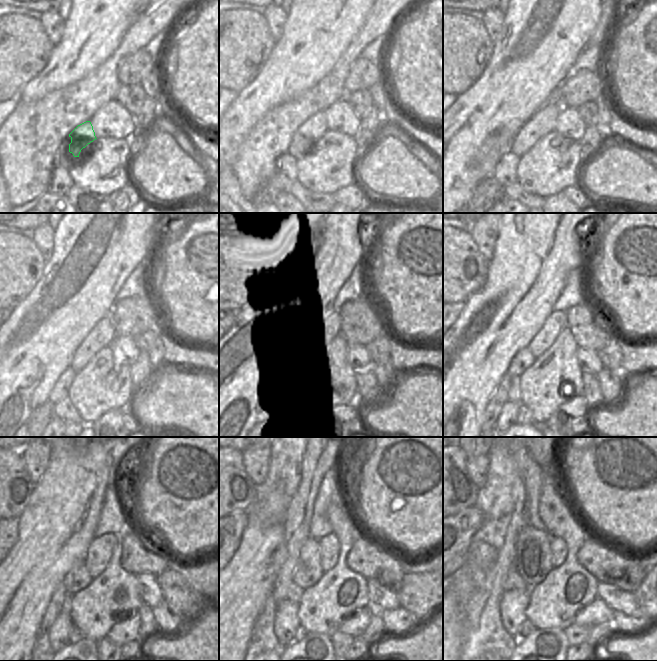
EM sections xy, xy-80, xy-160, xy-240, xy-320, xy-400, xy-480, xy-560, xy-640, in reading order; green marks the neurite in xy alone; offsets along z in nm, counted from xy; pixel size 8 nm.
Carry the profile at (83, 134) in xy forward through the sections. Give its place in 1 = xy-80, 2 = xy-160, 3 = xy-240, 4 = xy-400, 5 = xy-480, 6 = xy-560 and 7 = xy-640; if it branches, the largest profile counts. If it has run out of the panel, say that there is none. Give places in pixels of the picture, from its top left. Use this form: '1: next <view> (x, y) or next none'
1: next xy-80 (315, 127)
2: next xy-160 (542, 122)
3: next xy-240 (102, 335)
4: next xy-400 (557, 320)
5: next xy-480 (99, 553)
6: next xy-560 (329, 545)
7: next xy-640 (558, 547)

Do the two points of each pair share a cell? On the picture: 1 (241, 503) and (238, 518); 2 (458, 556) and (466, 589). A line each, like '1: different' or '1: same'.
1: different
2: different

